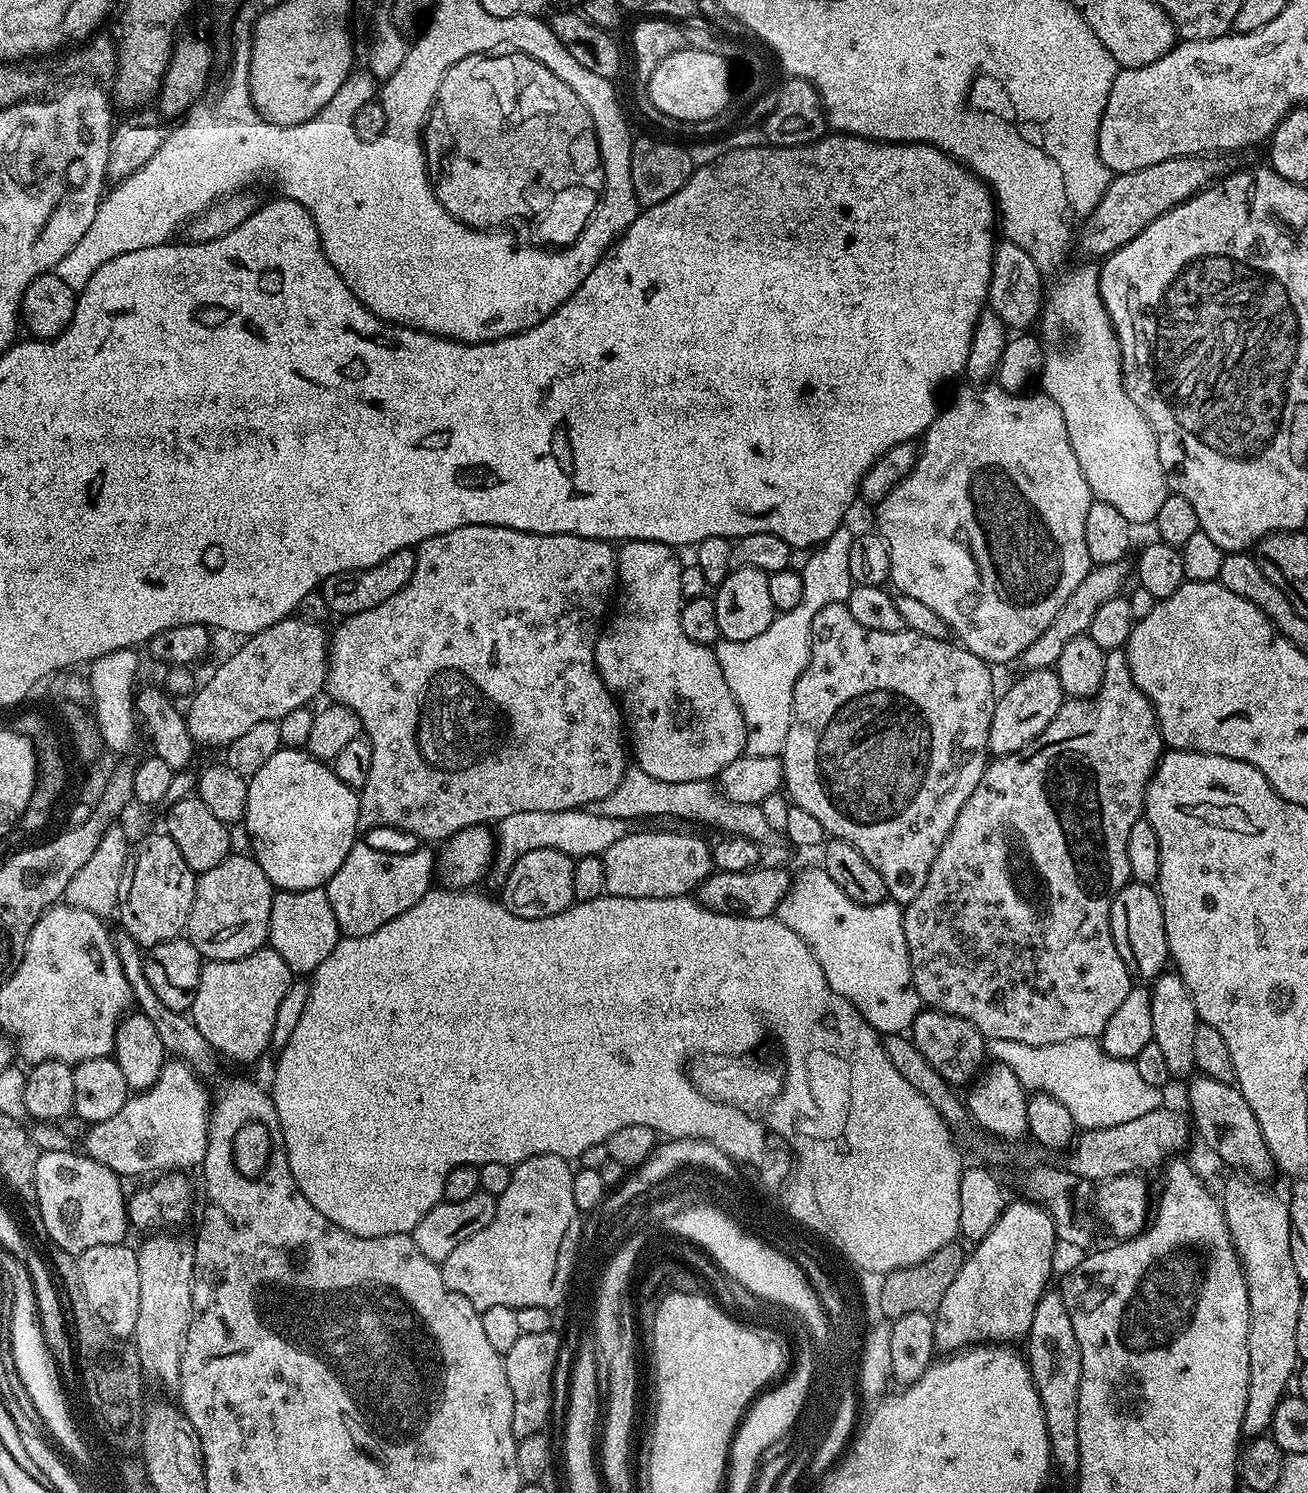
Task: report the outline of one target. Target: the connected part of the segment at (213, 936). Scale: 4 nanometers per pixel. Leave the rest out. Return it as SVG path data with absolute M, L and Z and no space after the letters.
M229 854L214 870L199 873L194 894L194 906L190 910L187 939L192 941L205 961L237 960L249 956L268 944L268 927L270 926L270 906L274 895L274 886L266 878L262 866L251 855L236 856Z

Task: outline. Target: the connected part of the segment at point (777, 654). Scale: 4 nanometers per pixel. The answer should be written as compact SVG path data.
M841 526L836 533L825 540L811 553L812 557L802 567L804 577L804 603L794 606L794 610L782 612L775 620L762 630L762 634L754 634L749 640L725 640L716 641L714 651L718 658L718 666L722 666L722 674L726 678L726 686L730 686L730 694L740 707L740 713L746 726L745 753L749 756L780 756L786 746L786 734L792 725L792 699L794 698L794 686L796 679L802 674L802 670L808 665L808 643L812 637L812 619L822 606L827 604L839 604L847 601L854 587L850 574L850 546L853 533L847 532L847 527Z

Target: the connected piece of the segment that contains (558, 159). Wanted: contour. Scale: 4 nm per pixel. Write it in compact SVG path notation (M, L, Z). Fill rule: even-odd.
M515 50L467 56L450 66L438 86L436 101L422 129L422 143L428 178L438 202L442 202L456 220L481 230L515 218L520 212L520 191L525 186L570 186L602 159L594 118L590 118L590 110L582 106L582 98L578 98L558 74L550 74L542 62Z

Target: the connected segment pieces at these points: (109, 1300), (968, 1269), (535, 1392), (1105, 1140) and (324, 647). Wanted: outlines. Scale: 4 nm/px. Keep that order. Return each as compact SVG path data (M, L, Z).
M121 1242L118 1244L107 1244L106 1246L90 1246L90 1250L86 1250L85 1252L81 1252L77 1261L76 1261L76 1268L77 1268L77 1276L76 1279L80 1280L82 1284L82 1288L88 1292L88 1300L91 1301L91 1305L95 1307L95 1313L97 1313L108 1328L110 1334L126 1334L127 1336L131 1337L133 1333L135 1333L136 1327L138 1326L138 1258L136 1257L136 1248L130 1246L127 1248L127 1243Z
M1023 1202L1024 1204L1009 1203L1004 1211L1000 1213L999 1218L994 1222L994 1226L981 1238L975 1245L973 1252L967 1253L962 1270L958 1270L958 1278L954 1278L954 1282L950 1282L950 1290L946 1290L946 1294L942 1297L942 1302L936 1308L934 1313L934 1342L937 1349L944 1354L952 1354L957 1350L967 1349L969 1346L979 1345L981 1342L1000 1342L996 1340L1016 1340L1027 1337L1031 1330L1031 1323L1034 1319L1035 1308L1046 1295L1044 1287L1048 1284L1048 1279L1052 1276L1052 1255L1058 1249L1058 1241L1056 1239L1056 1227L1047 1212L1038 1205L1031 1202Z
M553 1330L546 1334L520 1334L518 1342L503 1353L506 1382L514 1398L512 1429L517 1440L545 1431L552 1420L552 1379L561 1345L561 1333Z
M1157 1106L1118 1126L1087 1129L1075 1141L1070 1171L1089 1182L1103 1182L1118 1176L1140 1174L1145 1171L1143 1168L1156 1168L1160 1163L1163 1165L1183 1153L1180 1151L1188 1140L1188 1128L1190 1132L1189 1121L1185 1120L1178 1113Z
M289 618L279 620L261 632L254 632L230 658L226 659L214 674L193 693L190 706L186 709L186 721L192 739L197 745L221 744L227 746L242 738L246 730L258 722L279 721L290 710L311 705L326 684L328 674L329 637L316 624L308 620Z

